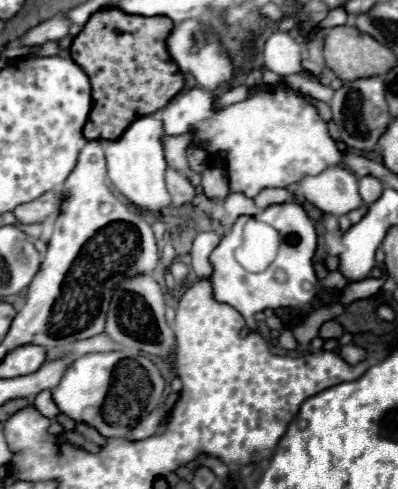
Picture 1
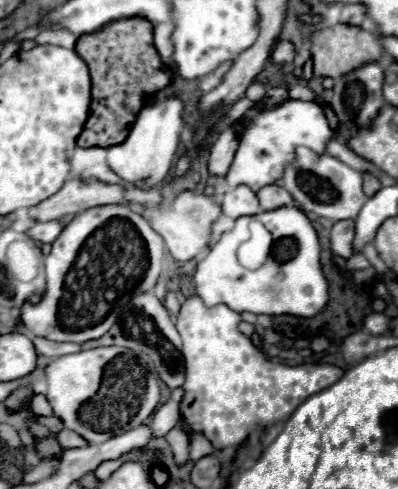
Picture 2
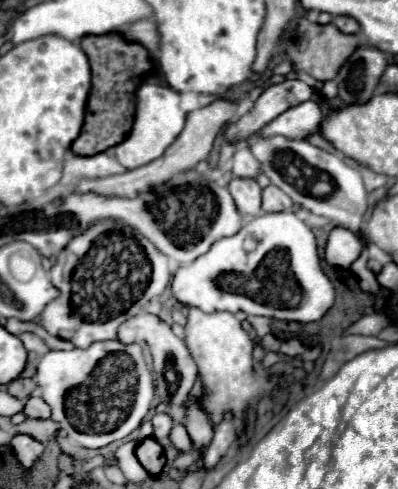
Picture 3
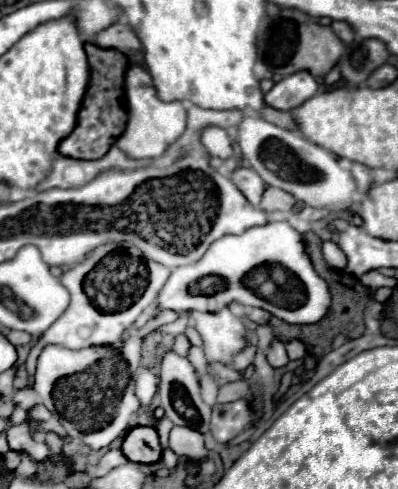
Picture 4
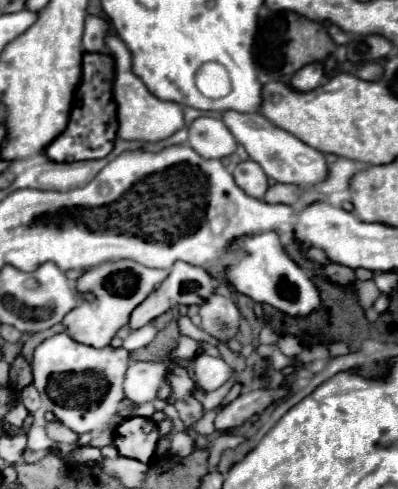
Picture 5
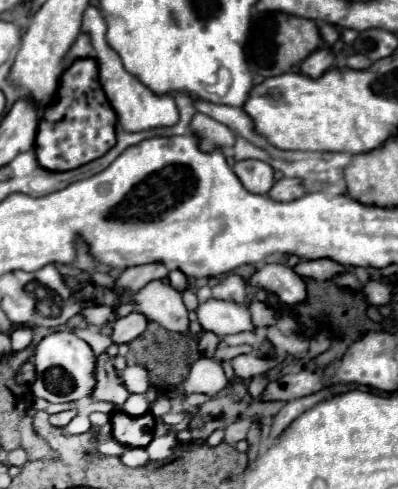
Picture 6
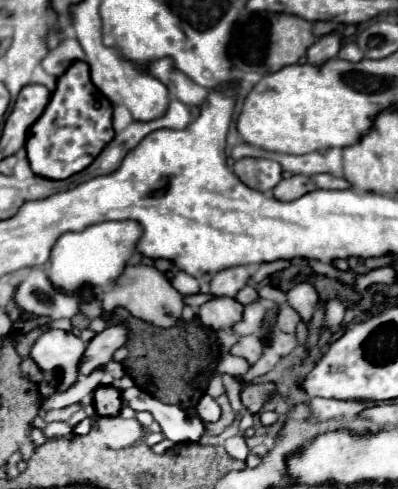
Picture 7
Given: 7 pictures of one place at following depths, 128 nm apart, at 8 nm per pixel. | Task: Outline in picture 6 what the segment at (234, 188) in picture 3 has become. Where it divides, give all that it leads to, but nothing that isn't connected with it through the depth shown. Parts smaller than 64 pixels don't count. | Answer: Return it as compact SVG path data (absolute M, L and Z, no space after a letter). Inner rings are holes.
M242 160L234 164L234 174L244 188L254 194L266 194L274 184L274 170L262 160Z

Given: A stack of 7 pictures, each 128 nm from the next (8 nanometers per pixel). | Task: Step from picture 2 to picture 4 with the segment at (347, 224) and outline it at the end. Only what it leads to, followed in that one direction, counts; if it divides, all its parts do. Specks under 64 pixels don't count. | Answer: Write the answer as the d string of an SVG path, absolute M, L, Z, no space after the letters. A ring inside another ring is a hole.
M332 240L324 242L324 246L322 246L322 254L324 254L326 264L328 264L330 268L334 268L334 270L344 270L346 264L348 264L346 254L342 252L342 248L340 248L336 242L332 242Z

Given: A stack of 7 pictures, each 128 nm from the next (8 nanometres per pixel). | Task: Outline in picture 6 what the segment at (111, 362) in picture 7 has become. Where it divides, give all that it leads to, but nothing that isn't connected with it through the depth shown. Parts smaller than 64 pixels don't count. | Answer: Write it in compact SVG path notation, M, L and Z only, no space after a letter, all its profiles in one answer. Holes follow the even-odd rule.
M130 312L128 316L124 318L118 318L114 322L114 334L112 334L112 340L116 344L122 344L122 342L132 342L136 340L138 336L142 336L142 332L146 330L148 326L148 318L140 312Z

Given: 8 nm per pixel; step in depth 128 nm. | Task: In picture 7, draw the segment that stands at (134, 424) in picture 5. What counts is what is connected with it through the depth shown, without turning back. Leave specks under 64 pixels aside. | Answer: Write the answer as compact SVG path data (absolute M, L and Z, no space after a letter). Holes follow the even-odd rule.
M100 386L94 394L94 408L98 416L118 416L120 408L122 408L122 400L118 390L114 388L106 388Z

